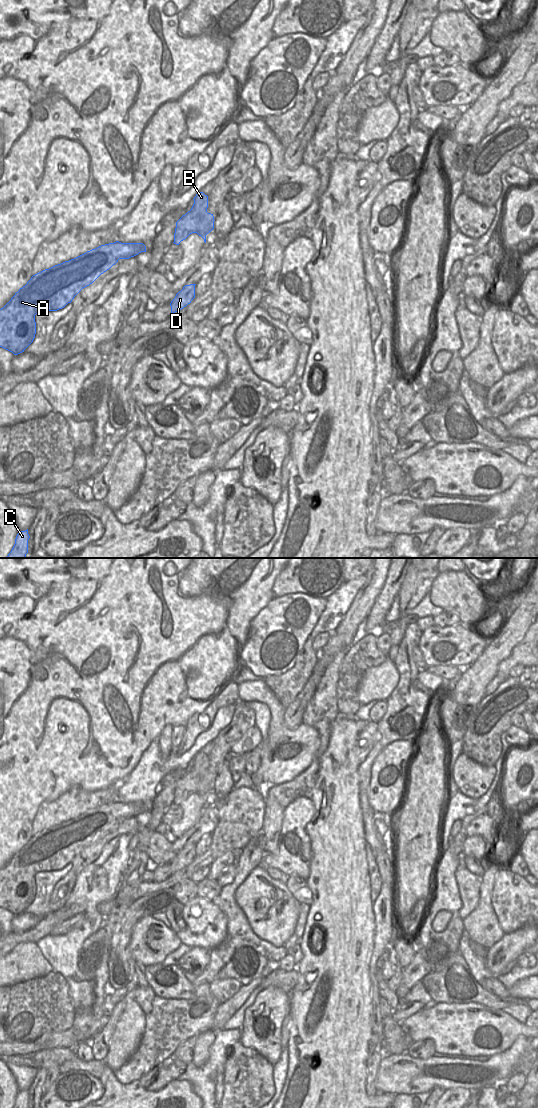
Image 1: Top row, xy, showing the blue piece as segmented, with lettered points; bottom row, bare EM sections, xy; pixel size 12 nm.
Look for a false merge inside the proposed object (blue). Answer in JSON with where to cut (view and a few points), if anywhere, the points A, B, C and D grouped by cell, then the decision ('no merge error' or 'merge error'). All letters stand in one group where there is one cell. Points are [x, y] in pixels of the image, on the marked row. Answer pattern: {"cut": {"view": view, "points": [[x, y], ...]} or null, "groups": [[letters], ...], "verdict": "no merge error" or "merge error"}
{"cut": {"view": "xy", "points": [[191, 209], [198, 214], [199, 218], [199, 227], [196, 232]]}, "groups": [["A"], ["B", "C", "D"]], "verdict": "merge error"}

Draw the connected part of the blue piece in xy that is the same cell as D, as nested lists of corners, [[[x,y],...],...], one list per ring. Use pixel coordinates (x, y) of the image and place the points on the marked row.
[[[196,284],[185,285],[183,289],[176,294],[170,303],[172,314],[186,307],[195,298],[195,285]]]

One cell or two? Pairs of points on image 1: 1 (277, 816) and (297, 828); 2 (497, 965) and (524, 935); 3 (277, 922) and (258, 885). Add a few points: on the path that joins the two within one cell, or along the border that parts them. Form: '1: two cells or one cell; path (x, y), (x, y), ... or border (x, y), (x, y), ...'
1: two cells; border (284, 808), (277, 843)
2: one cell; path (503, 958), (517, 942)
3: one cell; path (270, 913), (267, 910), (267, 904), (259, 894)

